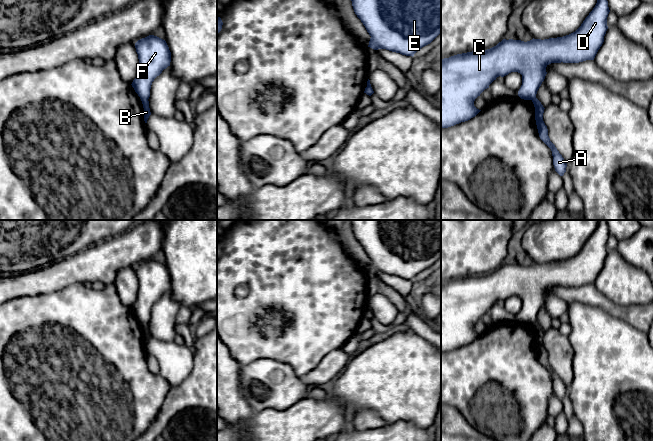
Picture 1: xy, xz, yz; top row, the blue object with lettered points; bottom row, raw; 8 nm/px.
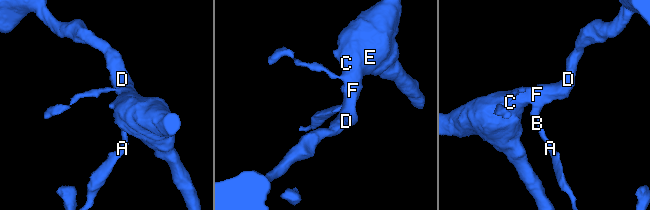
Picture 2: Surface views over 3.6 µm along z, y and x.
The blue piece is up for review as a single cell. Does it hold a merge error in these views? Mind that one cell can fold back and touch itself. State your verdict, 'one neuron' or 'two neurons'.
two neurons

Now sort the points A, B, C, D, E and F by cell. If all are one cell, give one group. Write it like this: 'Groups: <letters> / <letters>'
Groups: A B / C D E F

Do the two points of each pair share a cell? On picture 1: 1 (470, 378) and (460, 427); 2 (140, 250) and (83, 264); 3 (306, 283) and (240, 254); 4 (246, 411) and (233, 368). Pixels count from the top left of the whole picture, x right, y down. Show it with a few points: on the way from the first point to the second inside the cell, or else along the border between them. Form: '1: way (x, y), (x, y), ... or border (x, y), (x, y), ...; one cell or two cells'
1: border (451, 405), (478, 430); two cells
2: way (126, 250), (113, 253), (102, 261), (97, 262); one cell
3: way (290, 269), (269, 268), (256, 255); one cell
4: way (235, 400), (233, 398), (233, 379); one cell

